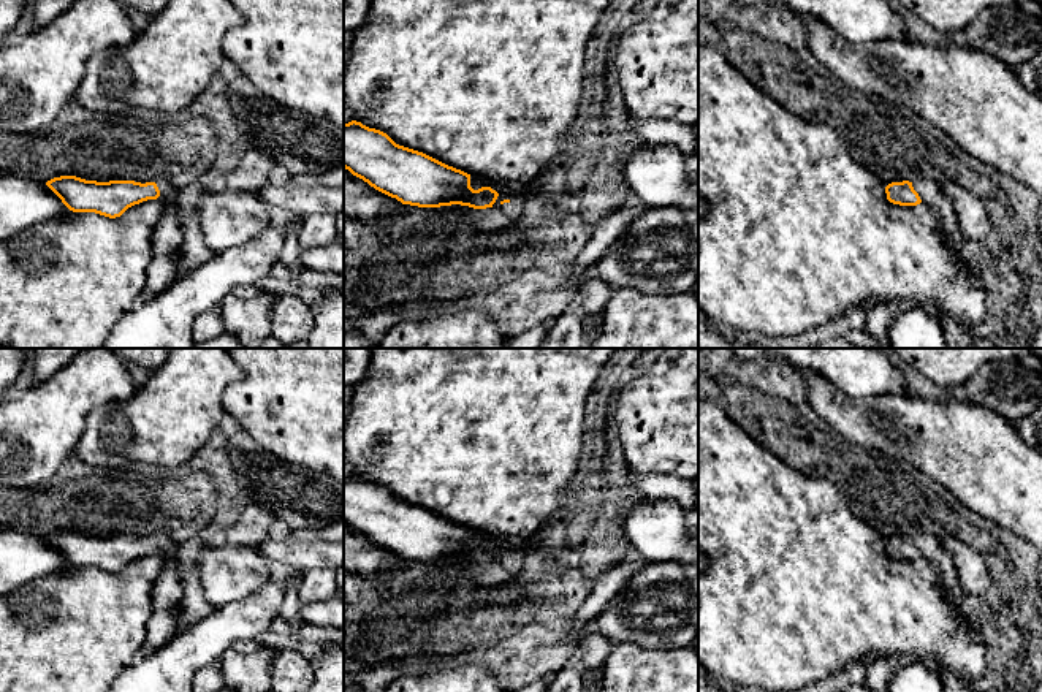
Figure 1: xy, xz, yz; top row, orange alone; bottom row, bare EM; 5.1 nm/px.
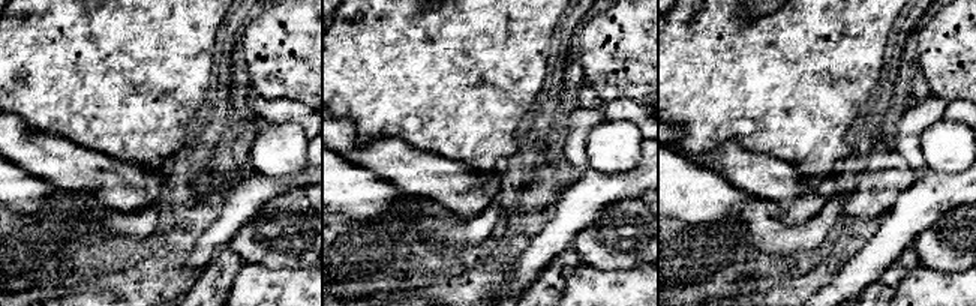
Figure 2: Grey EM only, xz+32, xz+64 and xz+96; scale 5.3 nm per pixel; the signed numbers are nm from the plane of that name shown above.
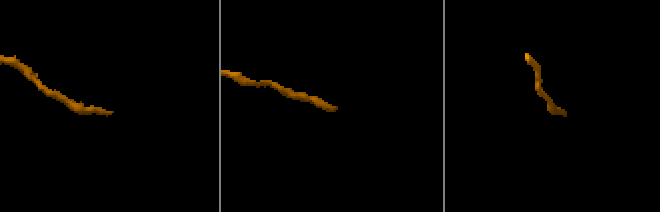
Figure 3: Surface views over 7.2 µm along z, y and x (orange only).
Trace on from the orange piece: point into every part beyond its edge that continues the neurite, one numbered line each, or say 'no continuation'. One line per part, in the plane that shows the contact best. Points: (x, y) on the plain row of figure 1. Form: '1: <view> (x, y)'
1: yz (928, 543)

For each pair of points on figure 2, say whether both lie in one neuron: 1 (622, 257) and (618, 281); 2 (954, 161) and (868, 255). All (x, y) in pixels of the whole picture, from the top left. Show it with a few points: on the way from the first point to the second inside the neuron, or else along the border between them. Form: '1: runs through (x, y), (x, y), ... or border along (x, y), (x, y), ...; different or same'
1: border along (585, 263), (603, 269), (636, 269), (642, 266); different
2: border along (930, 168), (937, 173), (960, 173); different

